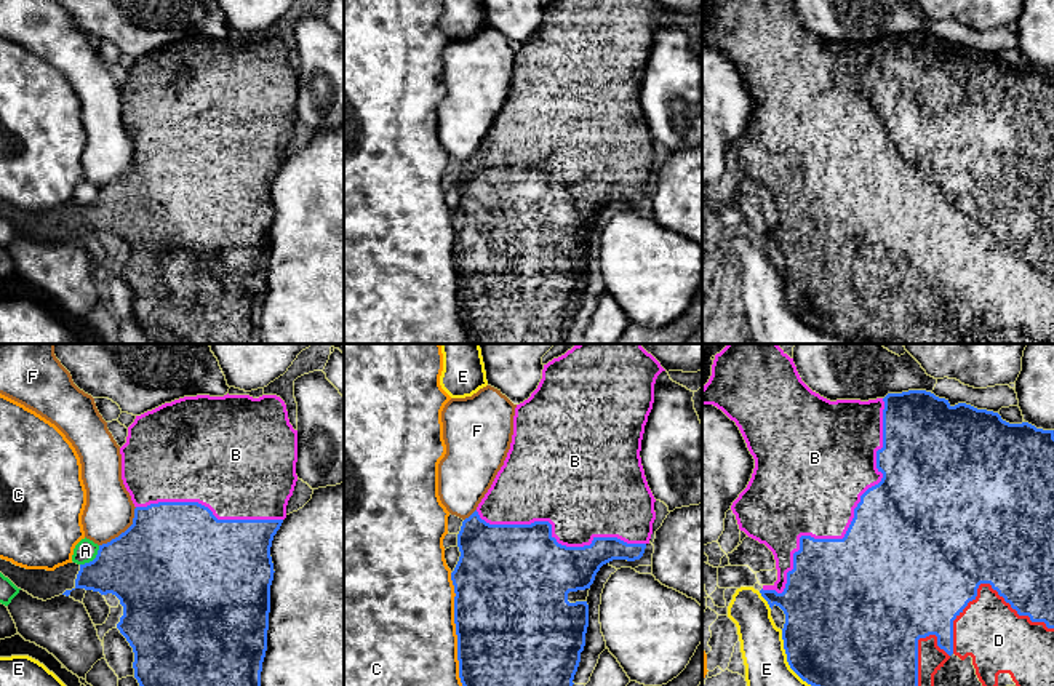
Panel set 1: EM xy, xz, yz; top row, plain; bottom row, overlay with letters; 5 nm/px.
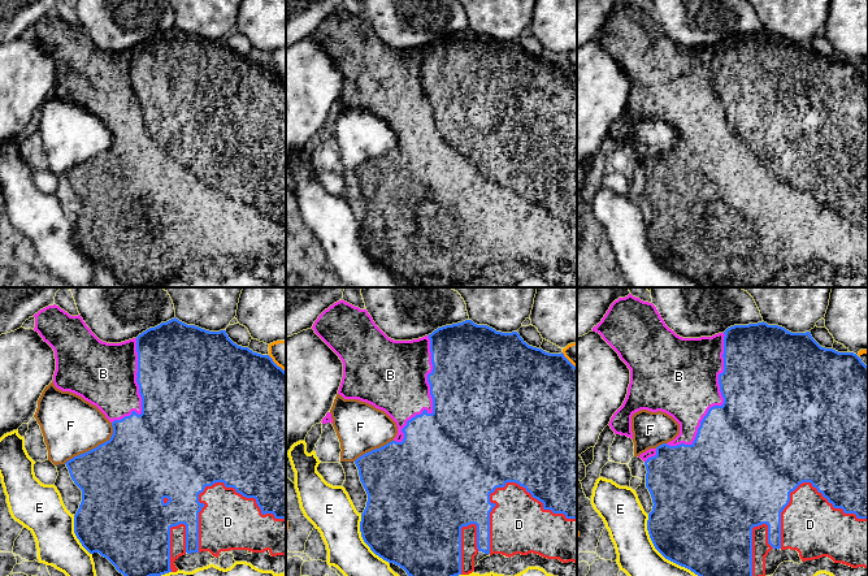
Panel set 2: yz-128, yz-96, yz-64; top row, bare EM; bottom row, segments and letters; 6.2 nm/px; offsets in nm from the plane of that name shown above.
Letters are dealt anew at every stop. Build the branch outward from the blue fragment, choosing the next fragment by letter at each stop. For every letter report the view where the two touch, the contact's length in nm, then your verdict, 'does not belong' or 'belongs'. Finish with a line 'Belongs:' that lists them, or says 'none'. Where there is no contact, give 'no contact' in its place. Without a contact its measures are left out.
A: contact in xy; length 140 nm; does not belong
B: contact in yz; length 1150 nm; belongs
C: contact in xz; length 550 nm; does not belong
D: contact in yz; length 550 nm; belongs
E: contact in yz; length 320 nm; does not belong
F: contact in xy; length 280 nm; does not belong
Belongs: B, D

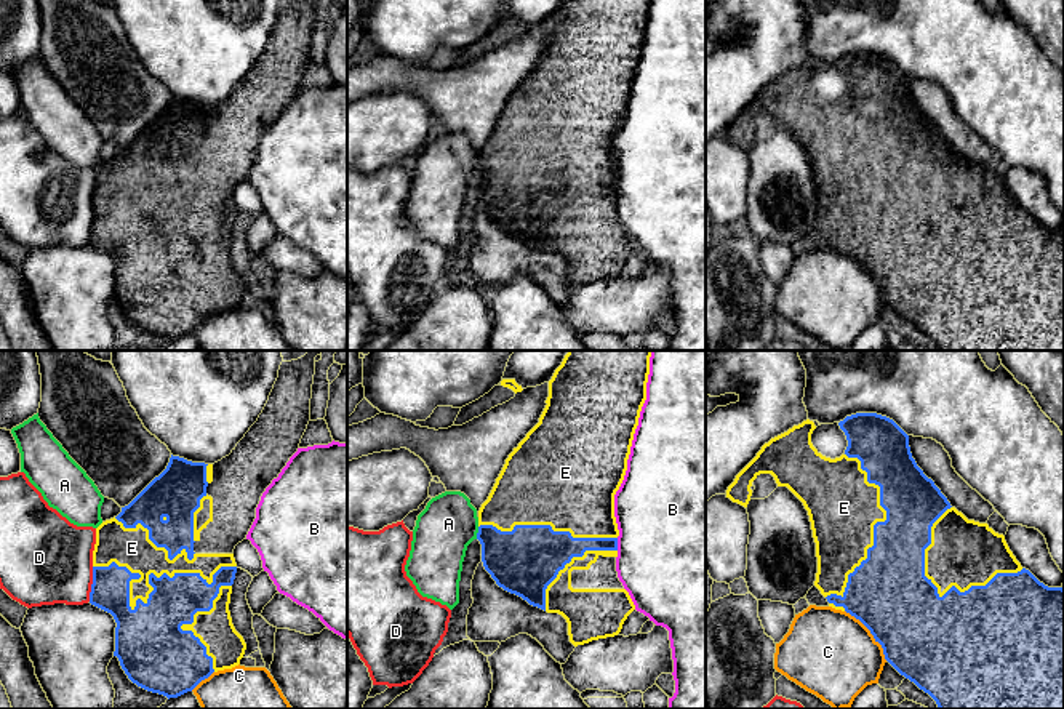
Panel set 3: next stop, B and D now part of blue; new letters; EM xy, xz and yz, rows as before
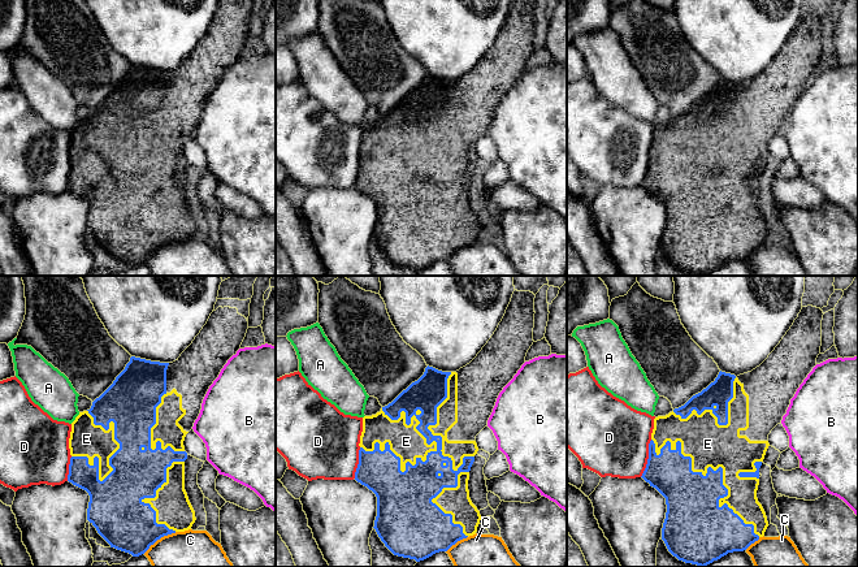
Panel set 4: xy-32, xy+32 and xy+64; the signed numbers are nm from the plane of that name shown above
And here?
A: contact in xz; length 70 nm; does not belong
B: contact in xz; length 60 nm; does not belong
C: contact in yz; length 340 nm; does not belong
D: contact in xy; length 180 nm; does not belong
E: contact in xy; length 700 nm; belongs
Belongs: E

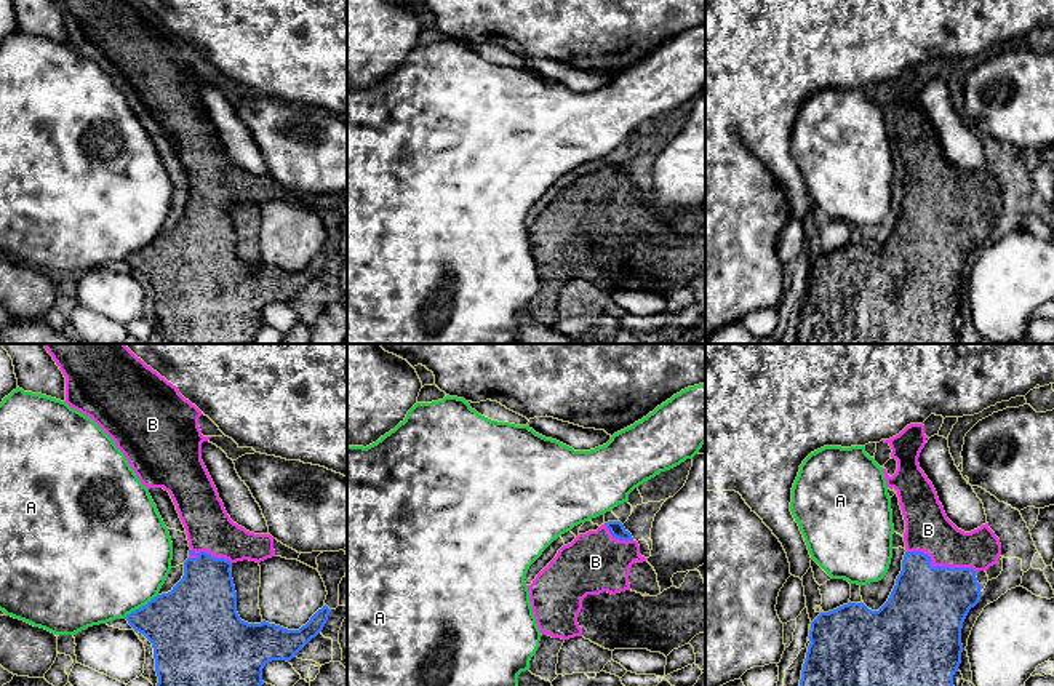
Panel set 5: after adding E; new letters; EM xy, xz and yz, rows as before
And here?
A: contact in xy; length 220 nm; does not belong
B: contact in yz; length 360 nm; belongs
Belongs: B

